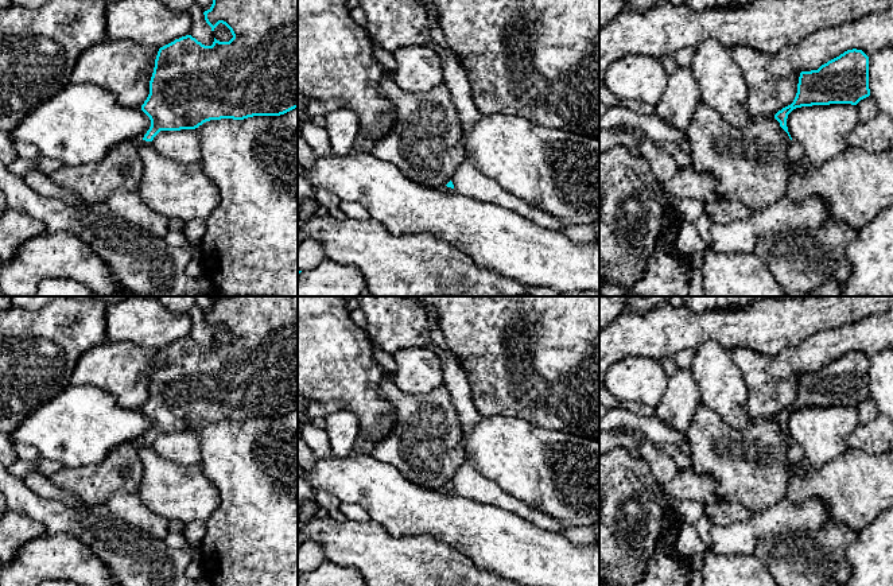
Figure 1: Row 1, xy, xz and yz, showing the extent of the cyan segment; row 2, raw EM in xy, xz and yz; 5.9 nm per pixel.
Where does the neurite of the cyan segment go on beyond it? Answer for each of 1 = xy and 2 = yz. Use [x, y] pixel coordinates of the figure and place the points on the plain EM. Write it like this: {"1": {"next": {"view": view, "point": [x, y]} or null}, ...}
{"1": {"next": null}, "2": {"next": null}}

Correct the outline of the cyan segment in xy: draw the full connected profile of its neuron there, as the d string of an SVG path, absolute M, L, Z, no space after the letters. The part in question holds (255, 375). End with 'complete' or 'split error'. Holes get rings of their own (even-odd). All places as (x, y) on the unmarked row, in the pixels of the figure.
M214 296L211 308L203 317L211 333L222 325L230 331L233 339L229 344L220 344L214 339L211 348L205 348L191 337L186 337L159 350L150 383L150 396L141 407L141 412L151 422L151 428L143 439L145 443L152 443L160 432L195 431L206 423L221 420L280 418L298 410L298 296Z | complete

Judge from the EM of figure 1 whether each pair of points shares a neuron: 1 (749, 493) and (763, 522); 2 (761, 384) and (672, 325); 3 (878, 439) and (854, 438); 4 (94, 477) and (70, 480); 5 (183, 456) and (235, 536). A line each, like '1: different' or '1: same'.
1: different
2: different
3: same
4: same
5: different

